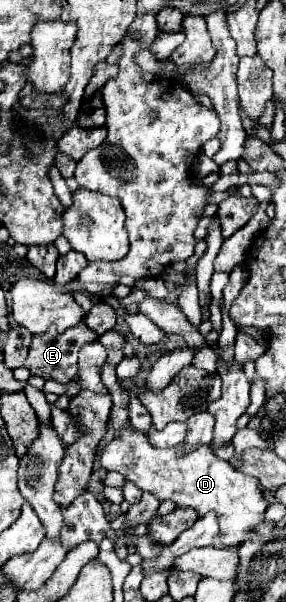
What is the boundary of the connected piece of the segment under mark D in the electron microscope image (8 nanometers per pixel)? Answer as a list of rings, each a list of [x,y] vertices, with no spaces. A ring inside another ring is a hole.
[[[126,424],[118,430],[118,436],[112,438],[110,444],[106,444],[100,452],[100,466],[106,470],[120,472],[126,480],[134,482],[138,488],[148,490],[152,494],[158,494],[160,500],[174,500],[178,506],[192,506],[198,510],[200,516],[204,516],[208,510],[214,510],[220,518],[220,532],[224,534],[224,546],[238,546],[250,538],[250,530],[262,522],[266,500],[258,486],[258,480],[252,476],[246,476],[238,470],[234,470],[226,460],[220,460],[212,454],[210,446],[198,446],[192,452],[184,452],[184,442],[170,446],[170,448],[156,448],[150,446],[148,432],[134,428],[132,424]]]

